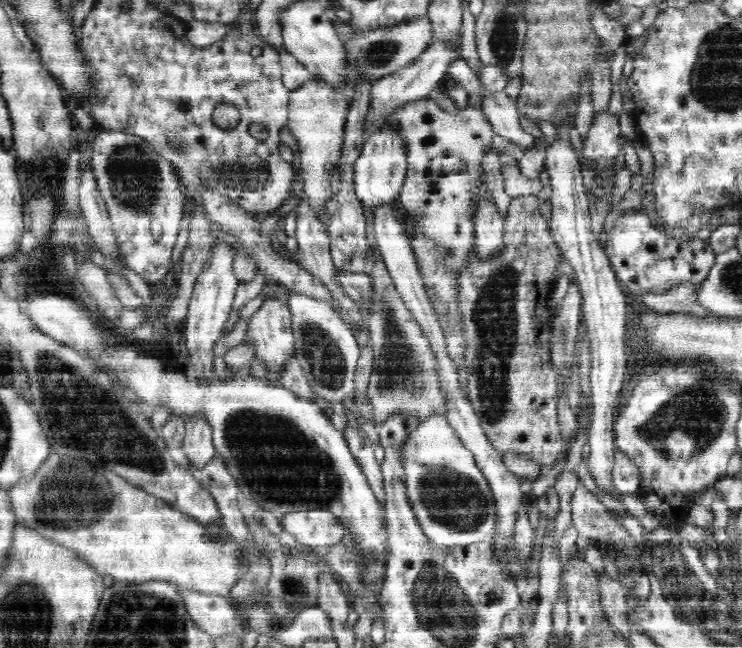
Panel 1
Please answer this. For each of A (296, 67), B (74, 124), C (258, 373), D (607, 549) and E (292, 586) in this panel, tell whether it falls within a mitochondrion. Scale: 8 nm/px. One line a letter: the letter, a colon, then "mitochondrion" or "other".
A: other
B: other
C: other
D: other
E: mitochondrion

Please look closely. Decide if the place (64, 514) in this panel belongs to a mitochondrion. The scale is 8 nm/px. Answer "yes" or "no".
yes

